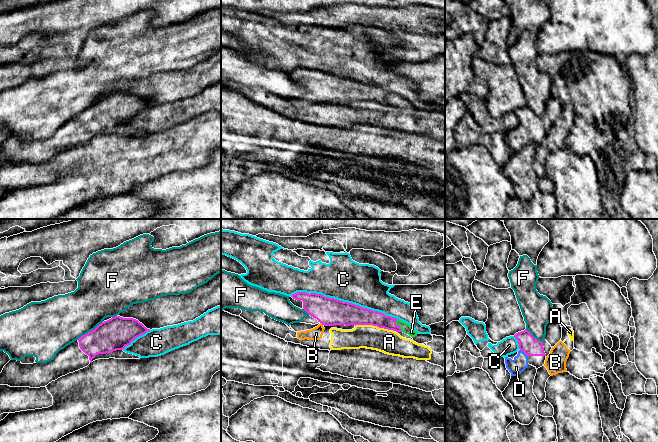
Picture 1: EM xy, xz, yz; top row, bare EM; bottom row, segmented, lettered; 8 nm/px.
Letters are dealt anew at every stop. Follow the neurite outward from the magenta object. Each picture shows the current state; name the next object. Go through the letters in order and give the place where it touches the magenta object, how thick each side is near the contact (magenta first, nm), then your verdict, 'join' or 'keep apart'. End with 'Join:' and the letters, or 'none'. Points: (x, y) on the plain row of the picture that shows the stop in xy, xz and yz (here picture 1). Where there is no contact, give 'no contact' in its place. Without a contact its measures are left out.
A: contact xz (375, 101); calibres 180 and 190 nm; keep apart
B: contact xz (322, 100); calibres 220 and 100 nm; keep apart
C: contact xz (354, 80); calibres 220 and 340 nm; keep apart
D: contact yz (524, 128); calibres 150 and 120 nm; join
E: contact xz (398, 101); calibres 130 and 80 nm; join
F: contact xy (90, 107); calibres 260 and 400 nm; keep apart
Join: D, E

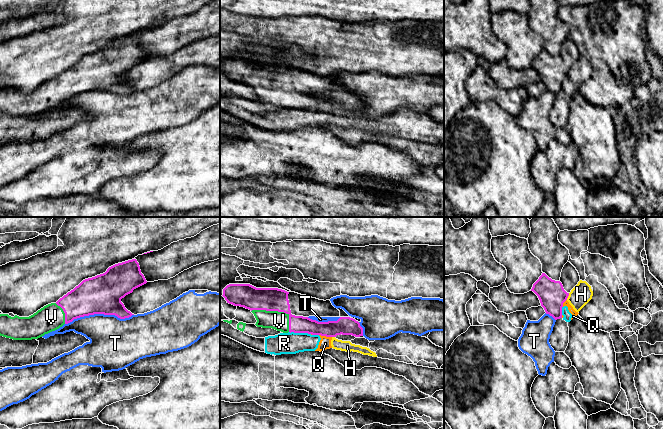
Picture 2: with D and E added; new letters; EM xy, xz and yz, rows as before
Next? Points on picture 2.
H: contact yz (568, 71); calibres 220 and 170 nm; keep apart
Q: contact xz (325, 111); calibres 140 and 100 nm; keep apart
R: contact xz (300, 108); calibres 140 and 180 nm; keep apart
T: contact xy (99, 89); calibres 320 and 360 nm; keep apart
V: contact xz (278, 87); calibres 190 and 150 nm; join
Join: V

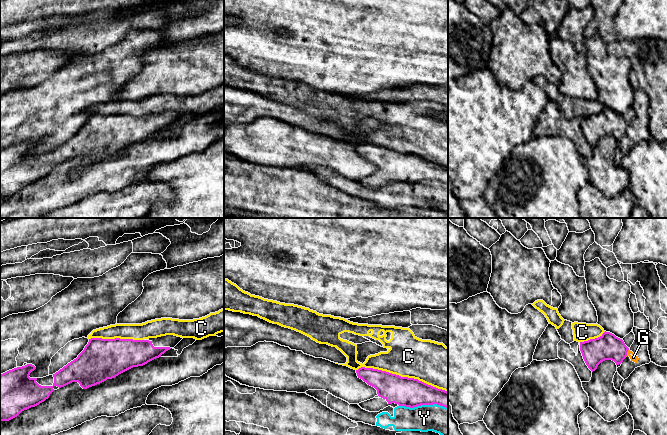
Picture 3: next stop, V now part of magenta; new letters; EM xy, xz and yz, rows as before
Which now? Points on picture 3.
C: contact xz (402, 153); calibres 240 and 340 nm; keep apart
G: contact yz (626, 129); calibres 200 and 60 nm; keep apart
Y: contact xz (423, 180); calibres 240 and 220 nm; keep apart
Join: none

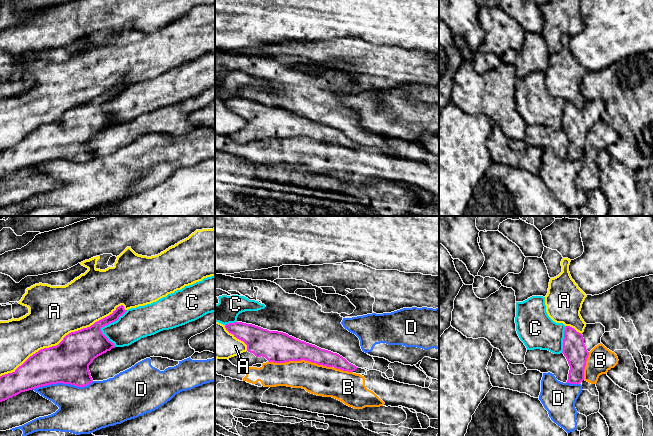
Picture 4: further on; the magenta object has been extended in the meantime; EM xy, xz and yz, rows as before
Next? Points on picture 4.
A: contact xy (63, 114); calibres 340 and 420 nm; keep apart
B: contact xz (300, 136); calibres 260 and 240 nm; keep apart
C: contact xy (105, 101); calibres 280 and 260 nm; keep apart
D: contact xy (62, 158); calibres 340 and 340 nm; keep apart
Join: none

